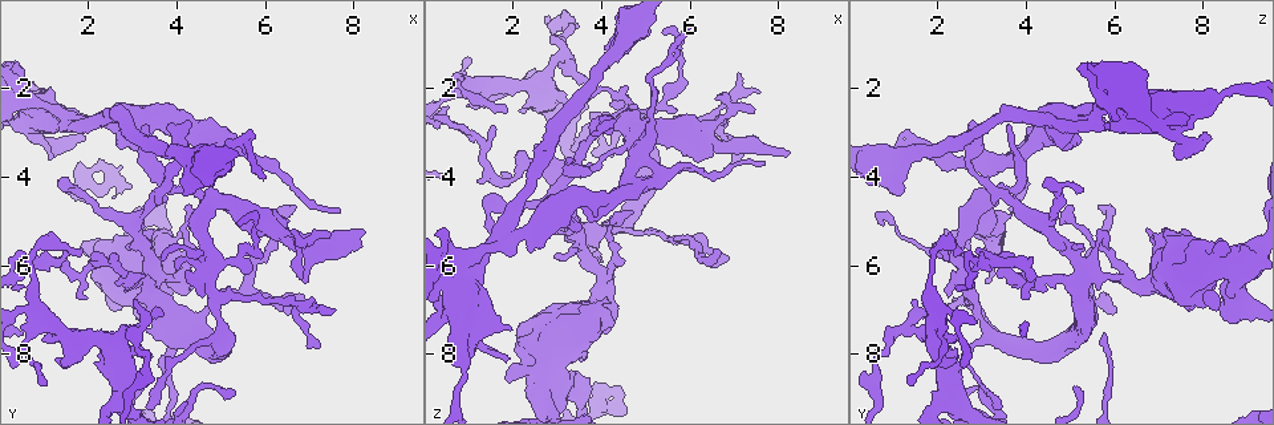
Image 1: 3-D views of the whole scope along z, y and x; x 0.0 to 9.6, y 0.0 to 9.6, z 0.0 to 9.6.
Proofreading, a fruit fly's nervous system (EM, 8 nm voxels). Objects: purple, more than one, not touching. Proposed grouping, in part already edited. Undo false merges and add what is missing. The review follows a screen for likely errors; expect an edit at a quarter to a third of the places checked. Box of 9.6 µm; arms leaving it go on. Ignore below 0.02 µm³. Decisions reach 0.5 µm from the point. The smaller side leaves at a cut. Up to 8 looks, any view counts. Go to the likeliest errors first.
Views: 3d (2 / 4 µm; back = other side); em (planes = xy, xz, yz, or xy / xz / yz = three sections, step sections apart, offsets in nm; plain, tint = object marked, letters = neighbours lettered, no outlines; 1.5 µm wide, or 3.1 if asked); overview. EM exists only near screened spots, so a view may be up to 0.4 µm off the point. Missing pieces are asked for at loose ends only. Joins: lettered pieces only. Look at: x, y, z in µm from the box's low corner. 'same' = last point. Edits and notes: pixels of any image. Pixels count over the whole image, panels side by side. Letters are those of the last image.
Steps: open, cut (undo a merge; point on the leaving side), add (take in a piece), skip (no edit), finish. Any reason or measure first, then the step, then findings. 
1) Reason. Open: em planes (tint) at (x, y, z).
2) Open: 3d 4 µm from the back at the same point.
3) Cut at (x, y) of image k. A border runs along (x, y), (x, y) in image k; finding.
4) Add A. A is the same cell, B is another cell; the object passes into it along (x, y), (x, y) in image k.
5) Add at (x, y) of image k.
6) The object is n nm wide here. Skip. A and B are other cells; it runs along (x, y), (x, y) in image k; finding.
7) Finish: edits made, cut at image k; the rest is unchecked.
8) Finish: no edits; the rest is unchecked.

Branch point. Open: em yz step 4 (letters) at (5.30, 6.65, 5.25).

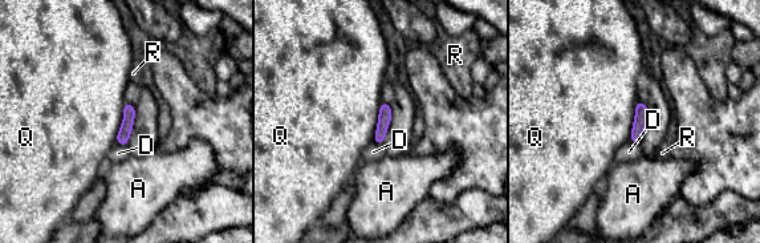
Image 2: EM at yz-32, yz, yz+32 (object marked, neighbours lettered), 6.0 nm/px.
Open: em planes (letters) at the same point.

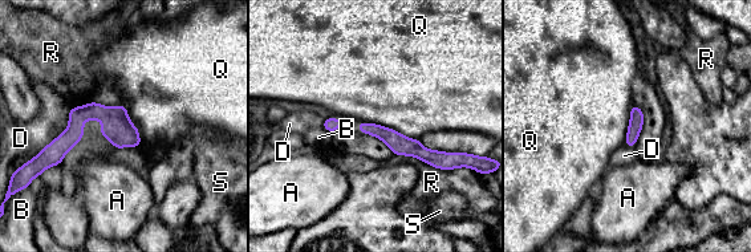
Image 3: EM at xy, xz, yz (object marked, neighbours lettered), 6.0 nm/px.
Skip. A, B, D, Q, R and S are other cells; a border runs along (356, 125), (374, 122), (418, 139) in image 3; continuous, no second cell.

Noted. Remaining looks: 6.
Tapers out. Open: em xy step 8 (tint) at (6.55, 4.60, 5.70).

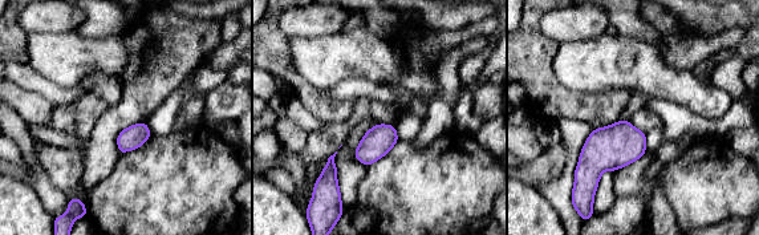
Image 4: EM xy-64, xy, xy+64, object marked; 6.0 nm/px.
See the neighbours. Open: em xy step 8 (letters) at the same point.

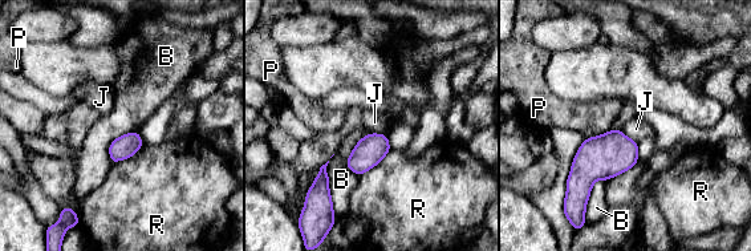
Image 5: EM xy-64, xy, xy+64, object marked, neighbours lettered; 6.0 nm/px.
The object is 140 nm wide here. Skip. B, J, P and R are other cells; a border runs along (370, 132), (346, 160), (358, 175) in image 5; no lettered piece goes on from it.

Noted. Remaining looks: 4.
Three arms meet. Open: em planes (letters) at (4.80, 2.65, 4.35).

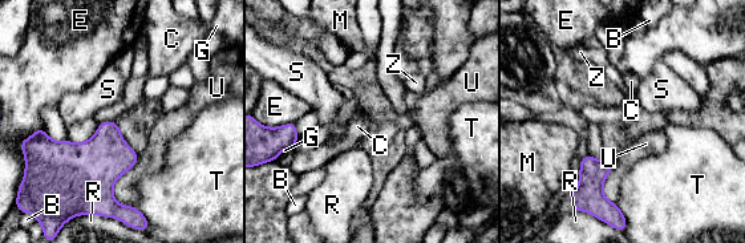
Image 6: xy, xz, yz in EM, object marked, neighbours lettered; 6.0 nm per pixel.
Skip. B, C, E, G, M, R, S, T, U and Z are other cells; a border runs along (113, 121), (102, 121), (98, 125) in image 6; no lettered piece goes on from it.

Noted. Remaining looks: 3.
Finish: no edits; the rest is unchecked.

